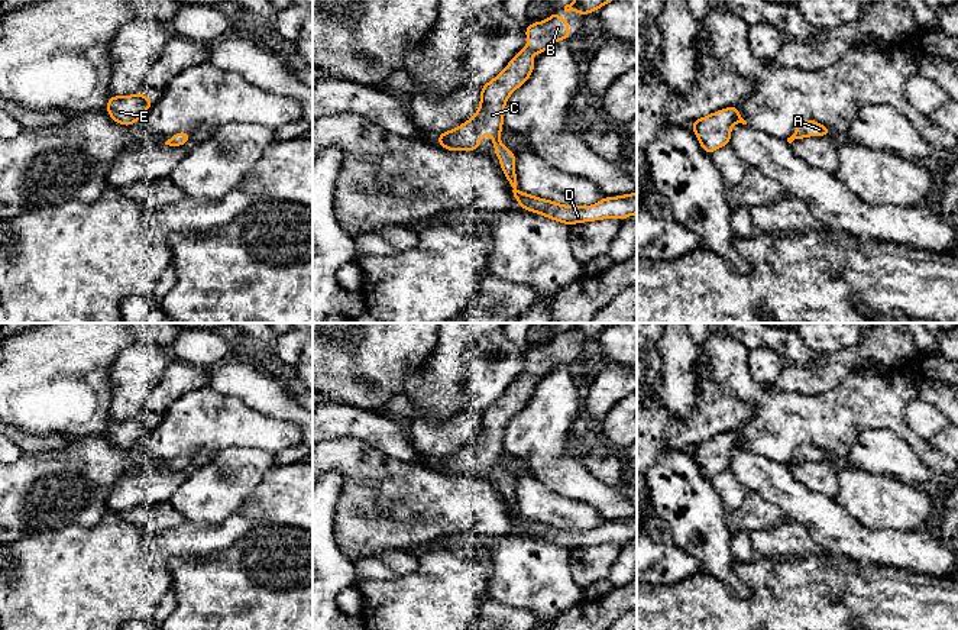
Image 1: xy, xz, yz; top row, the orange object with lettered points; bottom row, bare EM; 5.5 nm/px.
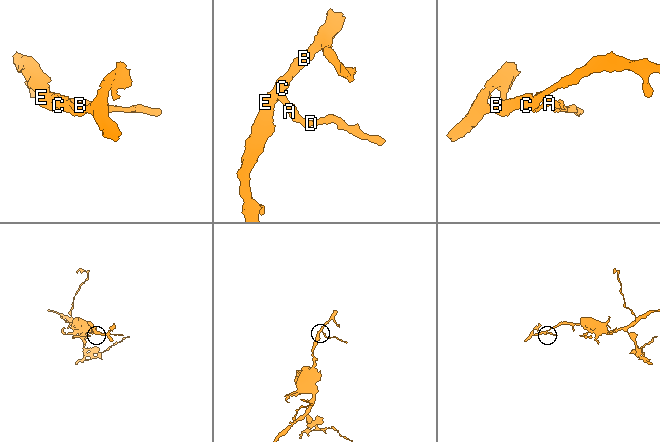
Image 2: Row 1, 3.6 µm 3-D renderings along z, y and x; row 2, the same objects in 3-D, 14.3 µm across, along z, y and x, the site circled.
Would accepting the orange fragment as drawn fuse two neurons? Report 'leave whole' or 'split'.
leave whole

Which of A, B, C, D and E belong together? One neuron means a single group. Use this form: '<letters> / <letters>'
A B C D E

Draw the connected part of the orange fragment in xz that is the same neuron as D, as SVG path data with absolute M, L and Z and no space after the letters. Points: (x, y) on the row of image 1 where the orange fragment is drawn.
M559 12L544 22L531 23L524 29L525 38L531 41L509 61L501 74L486 83L480 90L480 104L476 114L459 127L443 132L437 136L438 145L447 151L472 151L480 145L486 130L492 133L491 143L495 146L495 155L501 161L501 168L514 188L514 197L520 207L527 211L543 214L564 224L602 220L616 217L625 220L637 214L637 193L619 197L603 197L593 206L563 206L551 200L544 200L525 194L517 188L515 155L501 143L501 129L504 126L504 107L508 97L522 85L531 75L535 59L528 58L528 52L541 55L554 42L572 39L569 33L570 22L561 20Z

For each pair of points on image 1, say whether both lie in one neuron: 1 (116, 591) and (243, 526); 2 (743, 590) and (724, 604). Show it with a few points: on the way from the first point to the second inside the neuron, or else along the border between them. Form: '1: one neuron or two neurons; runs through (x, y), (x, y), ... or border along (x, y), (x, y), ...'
1: one neuron; runs through (148, 559), (165, 543), (212, 539)
2: two neurons; border along (735, 561), (734, 571), (751, 590), (747, 598)

